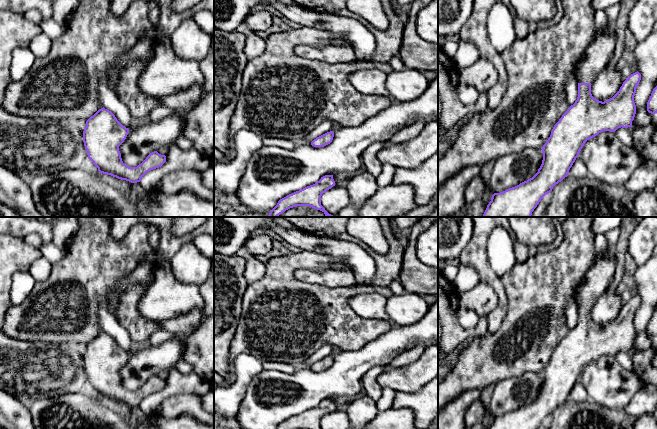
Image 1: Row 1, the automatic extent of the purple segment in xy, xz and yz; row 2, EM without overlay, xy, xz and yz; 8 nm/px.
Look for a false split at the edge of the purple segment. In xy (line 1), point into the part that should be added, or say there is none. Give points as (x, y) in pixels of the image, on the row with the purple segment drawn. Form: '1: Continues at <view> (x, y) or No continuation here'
1: No continuation here

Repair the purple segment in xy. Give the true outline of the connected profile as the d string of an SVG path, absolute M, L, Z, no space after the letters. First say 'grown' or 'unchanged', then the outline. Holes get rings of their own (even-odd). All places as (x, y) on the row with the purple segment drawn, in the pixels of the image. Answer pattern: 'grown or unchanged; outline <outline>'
unchanged; outline M103 107L86 121L83 142L88 158L100 173L137 183L147 172L161 167L166 162L166 156L154 151L137 167L127 166L122 161L119 146L128 133L129 129Z

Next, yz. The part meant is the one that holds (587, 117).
grown; outline M612 27L606 33L595 34L574 68L573 75L578 81L577 100L554 125L550 137L541 148L543 160L538 172L515 187L494 193L482 217L531 217L541 199L551 193L553 187L568 176L570 168L587 140L603 131L615 132L621 127L632 127L636 114L634 96L641 80L641 74L638 71L626 78L619 91L607 101L599 101L591 94L591 84L599 72L607 67L613 55L614 40L615 34Z

